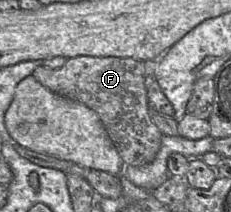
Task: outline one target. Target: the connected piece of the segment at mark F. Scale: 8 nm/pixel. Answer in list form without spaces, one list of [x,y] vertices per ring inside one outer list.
[[[79,56],[67,60],[59,69],[40,66],[34,76],[58,95],[78,101],[100,117],[125,166],[152,162],[161,146],[162,133],[149,114],[144,62],[134,58]]]

